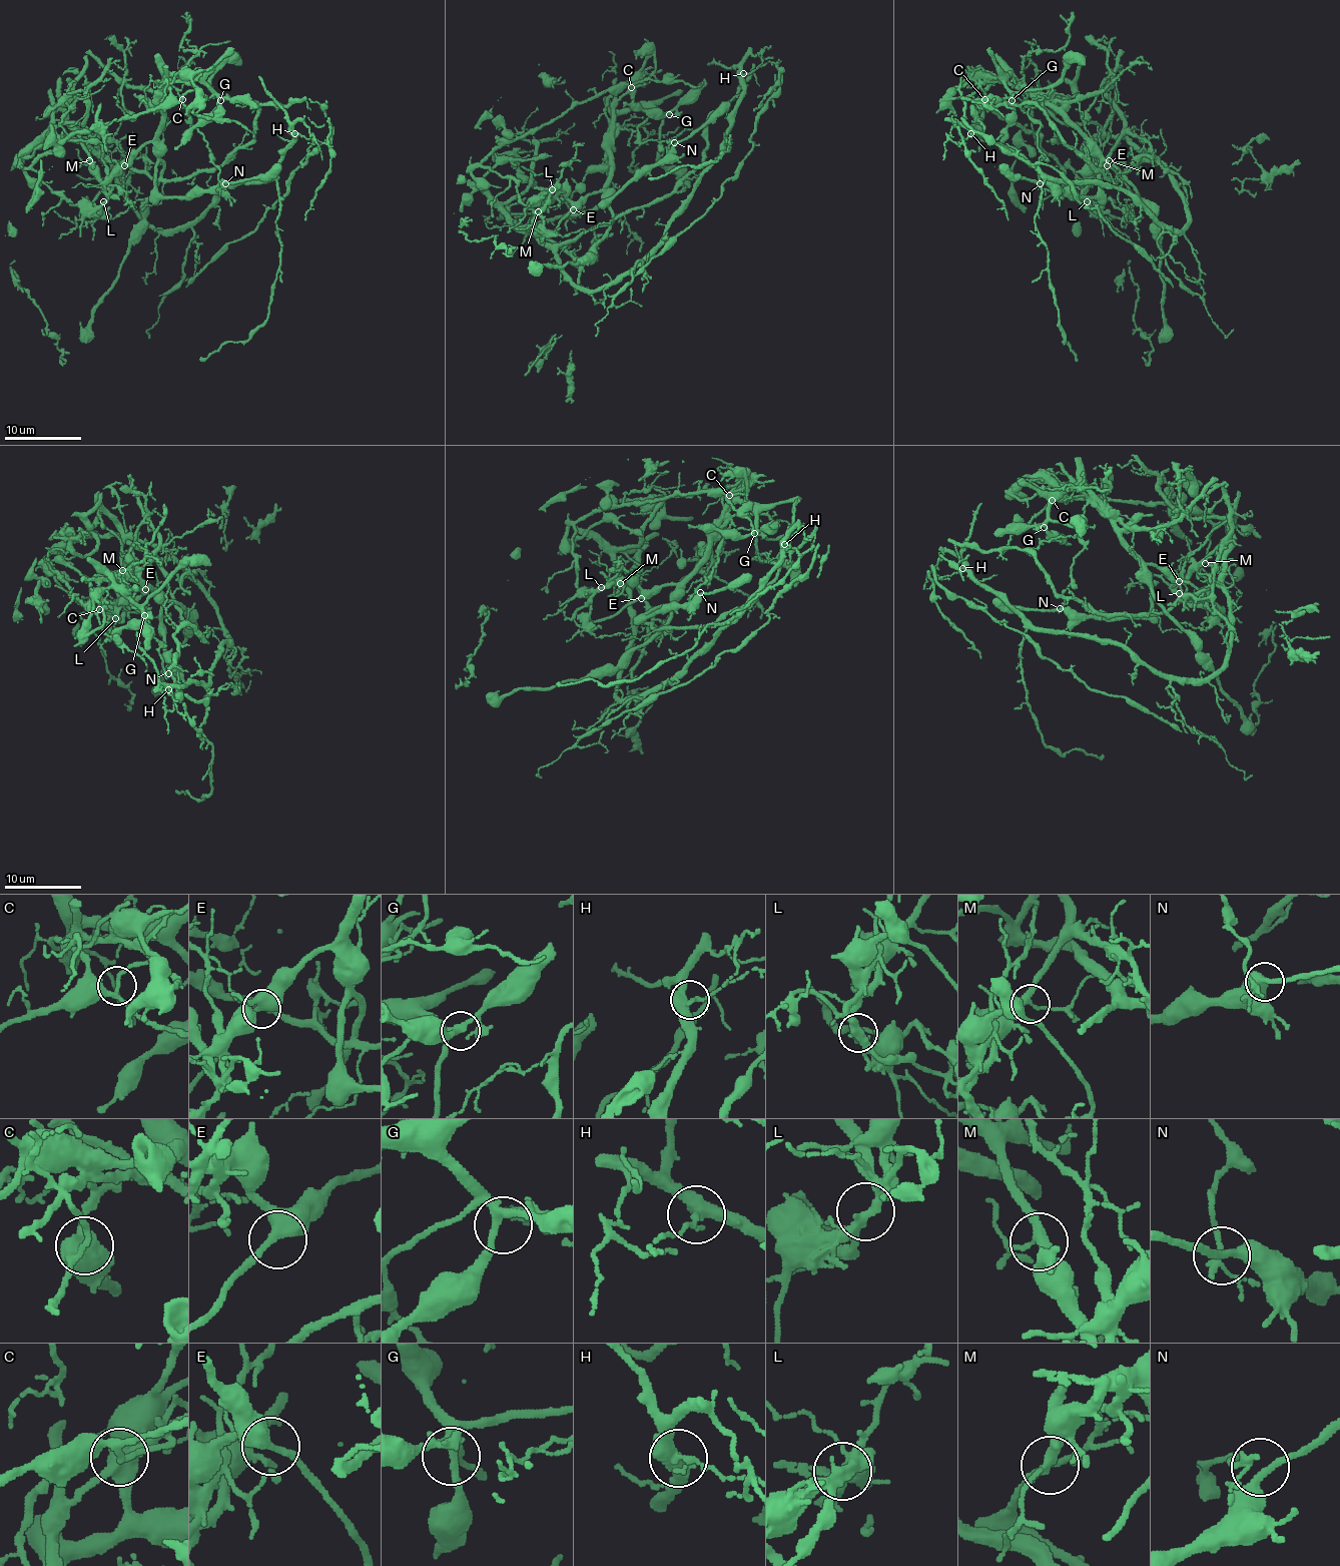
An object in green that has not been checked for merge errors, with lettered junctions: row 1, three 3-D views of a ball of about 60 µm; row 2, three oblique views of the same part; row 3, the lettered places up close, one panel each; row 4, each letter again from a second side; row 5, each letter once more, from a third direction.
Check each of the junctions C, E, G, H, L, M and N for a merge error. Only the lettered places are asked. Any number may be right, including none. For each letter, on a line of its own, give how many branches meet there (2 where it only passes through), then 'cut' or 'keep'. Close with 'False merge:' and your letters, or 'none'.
C: 3 | cut
E: 2 | keep
G: 3 | keep
H: 3 | keep
L: 2 | cut
M: 3 | keep
N: 2 | keep
False merge: C, L

